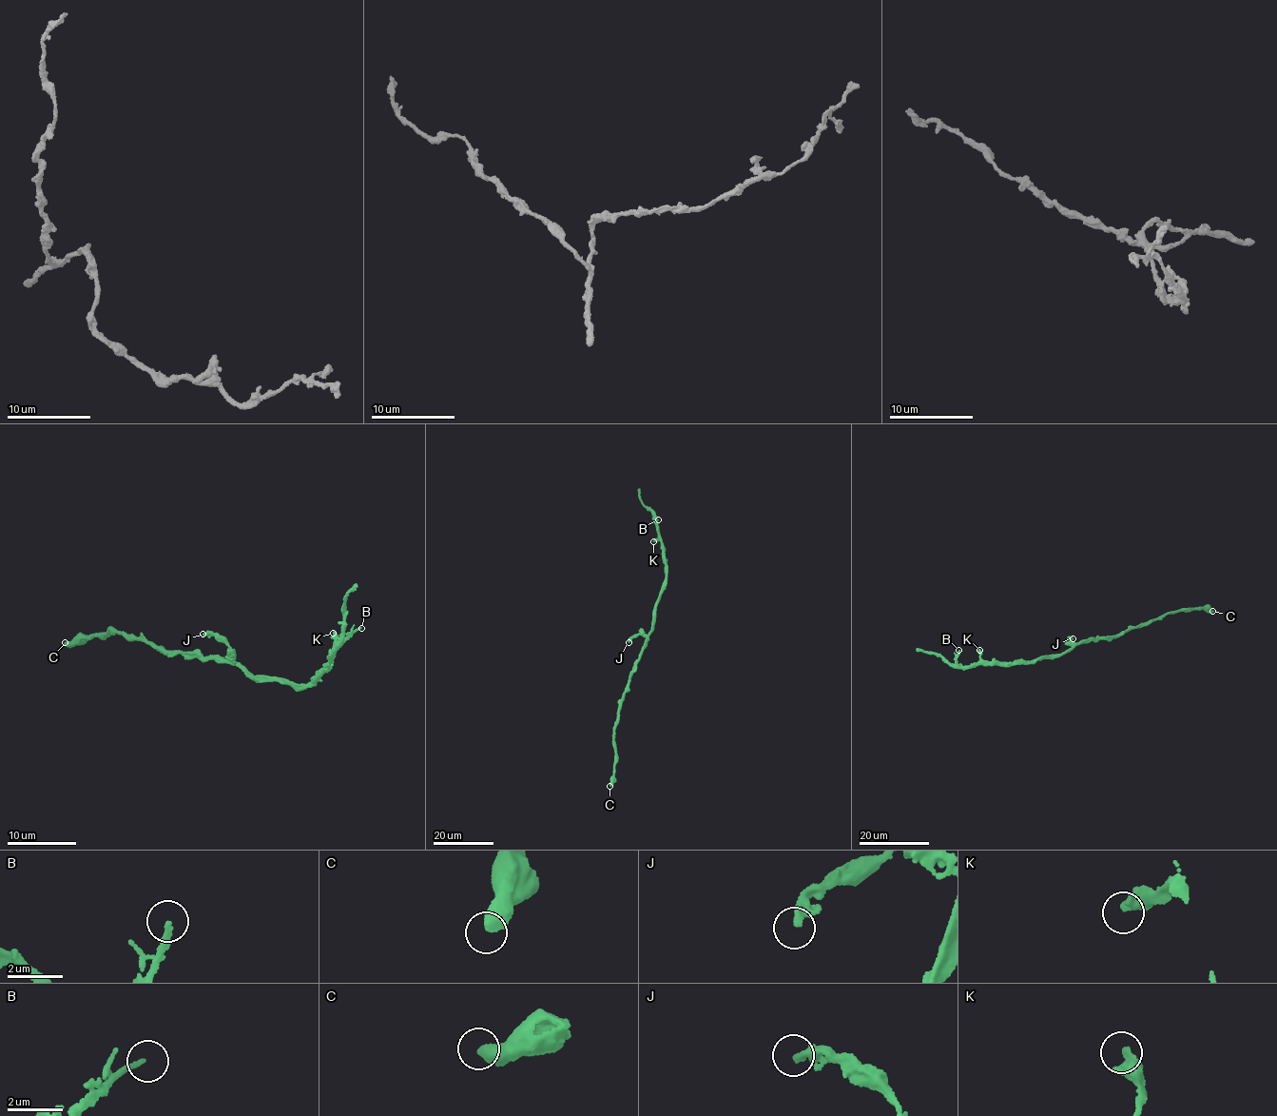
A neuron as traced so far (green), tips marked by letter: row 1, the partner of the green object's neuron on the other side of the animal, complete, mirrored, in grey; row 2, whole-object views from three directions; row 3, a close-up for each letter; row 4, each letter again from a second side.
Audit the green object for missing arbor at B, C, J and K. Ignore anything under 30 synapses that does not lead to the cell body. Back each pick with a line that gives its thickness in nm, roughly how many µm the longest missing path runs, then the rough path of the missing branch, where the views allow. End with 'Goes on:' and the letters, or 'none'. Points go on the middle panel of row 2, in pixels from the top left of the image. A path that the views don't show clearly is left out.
Goes on: none

